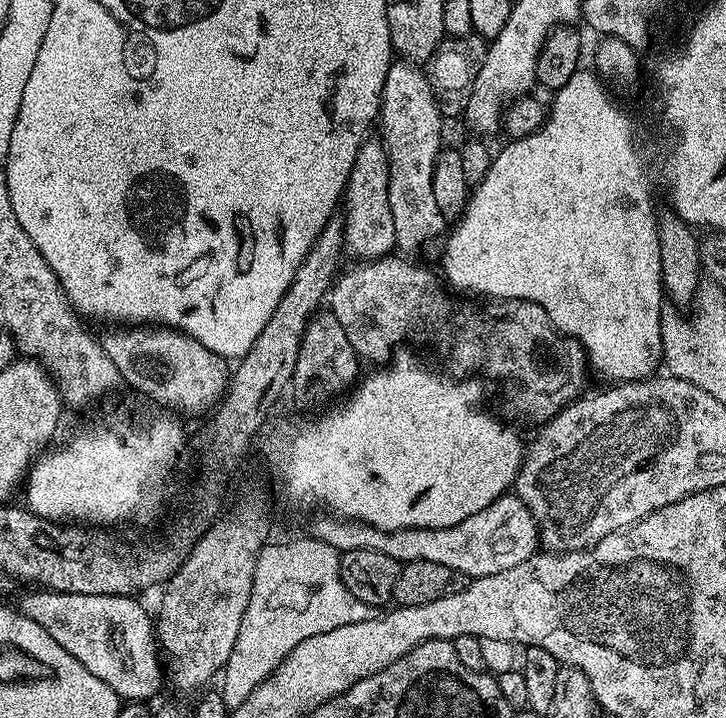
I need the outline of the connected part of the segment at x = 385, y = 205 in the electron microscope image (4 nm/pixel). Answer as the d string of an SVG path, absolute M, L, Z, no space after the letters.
M365 139L358 150L358 158L354 158L354 166L350 170L348 184L344 187L342 197L342 219L344 221L344 249L357 261L378 260L381 256L389 255L396 248L396 231L394 230L394 214L390 214L390 166L388 155L379 139Z

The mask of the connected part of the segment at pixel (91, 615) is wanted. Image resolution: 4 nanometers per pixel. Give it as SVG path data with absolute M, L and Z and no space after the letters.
M34 588L26 593L19 602L17 609L24 616L42 626L54 642L59 644L89 670L96 678L105 682L122 700L128 702L146 702L150 700L164 683L164 670L160 659L158 641L156 639L155 621L147 610L133 596L70 594L48 589Z

